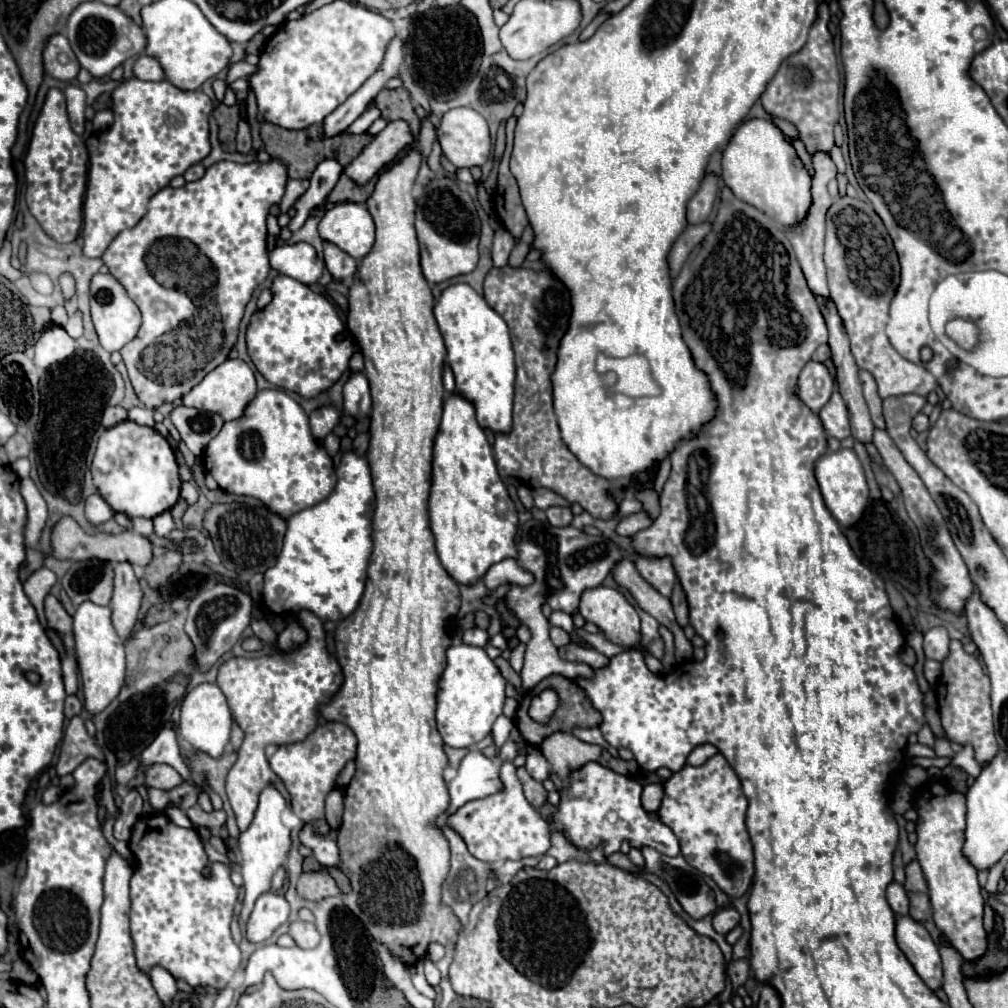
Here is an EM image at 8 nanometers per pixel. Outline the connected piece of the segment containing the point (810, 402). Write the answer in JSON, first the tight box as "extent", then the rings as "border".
{"extent":[799,360,835,412],"border":[[[809,360],[799,374],[799,398],[813,410],[819,412],[833,394],[835,382],[825,364]]]}

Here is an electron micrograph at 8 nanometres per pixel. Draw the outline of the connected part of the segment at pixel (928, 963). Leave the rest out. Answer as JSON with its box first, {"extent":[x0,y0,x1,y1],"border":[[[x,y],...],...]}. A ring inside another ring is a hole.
{"extent":[895,916,943,990],"border":[[[897,916],[895,936],[901,952],[913,964],[919,978],[931,990],[939,990],[943,982],[941,958],[939,958],[937,944],[931,940],[929,932],[911,916]]]}

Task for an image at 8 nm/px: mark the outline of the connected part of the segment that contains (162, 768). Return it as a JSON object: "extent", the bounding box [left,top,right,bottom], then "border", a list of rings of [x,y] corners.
{"extent":[145,764,181,788],"border":[[[151,764],[145,768],[145,788],[175,788],[181,784],[181,776],[167,764]]]}

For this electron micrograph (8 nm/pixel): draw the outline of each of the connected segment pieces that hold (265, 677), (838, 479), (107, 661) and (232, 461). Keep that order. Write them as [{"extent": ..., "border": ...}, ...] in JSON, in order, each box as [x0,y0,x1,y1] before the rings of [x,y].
[{"extent":[217,610,343,832],"border":[[[303,610],[299,622],[309,632],[309,638],[297,650],[263,658],[231,658],[221,664],[217,674],[217,686],[223,690],[233,718],[245,732],[237,762],[227,774],[227,798],[241,832],[253,822],[259,794],[275,780],[275,772],[269,768],[263,748],[267,744],[291,744],[303,740],[317,726],[317,706],[329,702],[343,682],[337,660],[327,654],[321,620]]]},{"extent":[815,450,869,528],"border":[[[839,450],[839,452],[829,452],[825,456],[821,456],[817,460],[815,466],[815,476],[825,500],[825,506],[829,508],[829,512],[833,514],[833,518],[843,526],[843,528],[851,528],[855,526],[861,516],[863,510],[867,506],[869,500],[869,488],[865,482],[865,474],[861,468],[861,462],[857,460],[853,450]]]},{"extent":[73,602,125,714],"border":[[[91,602],[81,604],[73,616],[73,638],[83,682],[85,708],[89,714],[99,714],[117,698],[119,690],[125,684],[125,650],[111,624],[111,610],[107,606],[97,606]]]},{"extent":[203,390,337,518],"border":[[[259,390],[245,414],[225,422],[221,432],[207,444],[203,462],[221,490],[253,496],[283,518],[325,500],[337,480],[333,460],[313,438],[307,414],[281,390]]]}]

